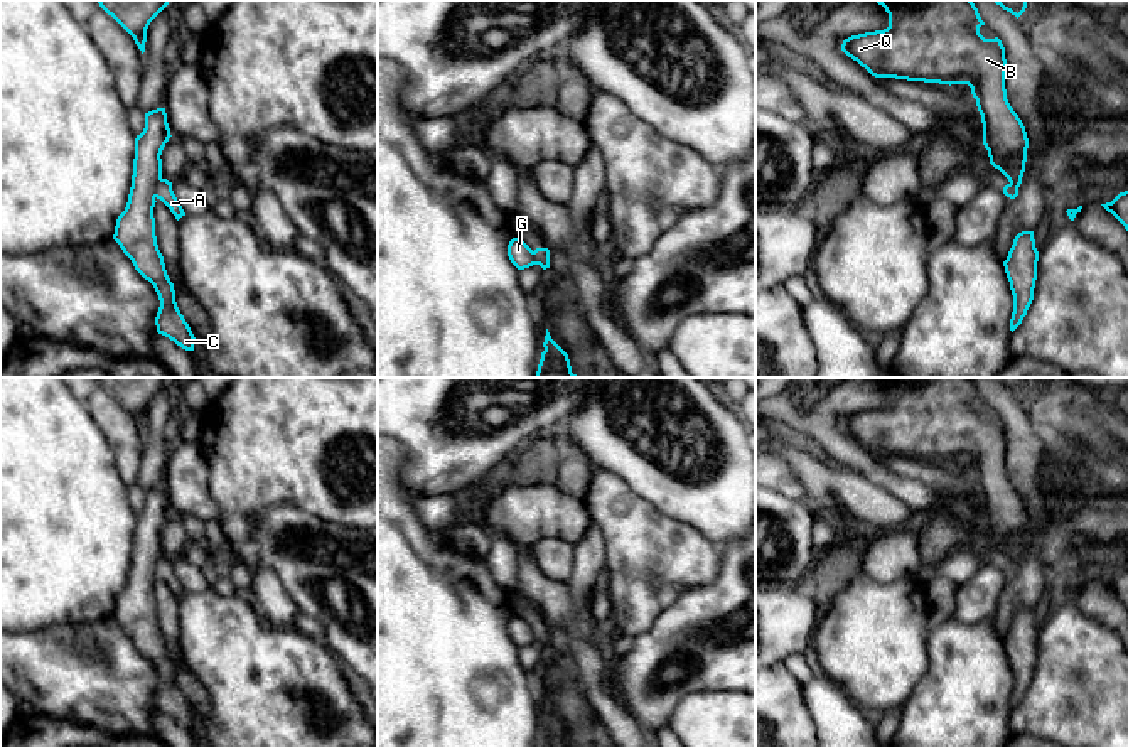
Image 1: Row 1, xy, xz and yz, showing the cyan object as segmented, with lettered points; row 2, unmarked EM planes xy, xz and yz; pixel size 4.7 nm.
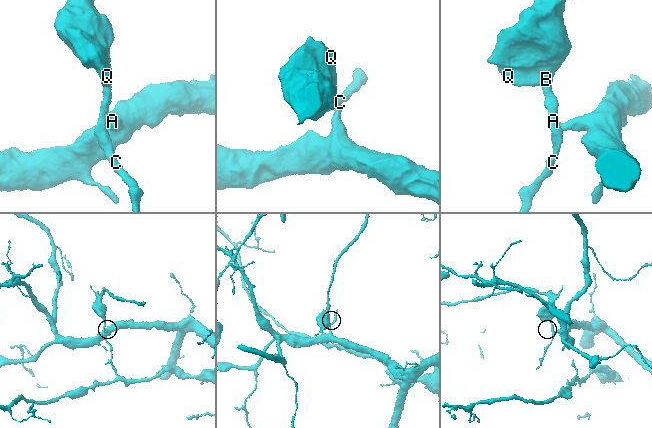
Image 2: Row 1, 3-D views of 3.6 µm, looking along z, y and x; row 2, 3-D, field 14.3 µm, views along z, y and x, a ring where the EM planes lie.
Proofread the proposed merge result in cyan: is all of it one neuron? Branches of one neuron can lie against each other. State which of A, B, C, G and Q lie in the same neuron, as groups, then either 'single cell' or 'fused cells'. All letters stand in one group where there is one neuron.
A / B C G Q; fused cells

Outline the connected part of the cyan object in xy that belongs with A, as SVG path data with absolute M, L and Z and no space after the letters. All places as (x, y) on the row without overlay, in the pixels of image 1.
M162 556L157 562L155 575L160 577L170 587L170 590L175 594L177 599L182 594L185 594L180 580L177 578L177 575L175 575L175 572L172 568L172 560L169 560L167 556Z

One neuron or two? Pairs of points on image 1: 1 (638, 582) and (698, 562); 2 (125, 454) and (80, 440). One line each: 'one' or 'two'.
1: one
2: two

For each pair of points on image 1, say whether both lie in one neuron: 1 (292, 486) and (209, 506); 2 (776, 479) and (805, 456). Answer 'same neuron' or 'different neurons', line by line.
1: different neurons
2: different neurons

